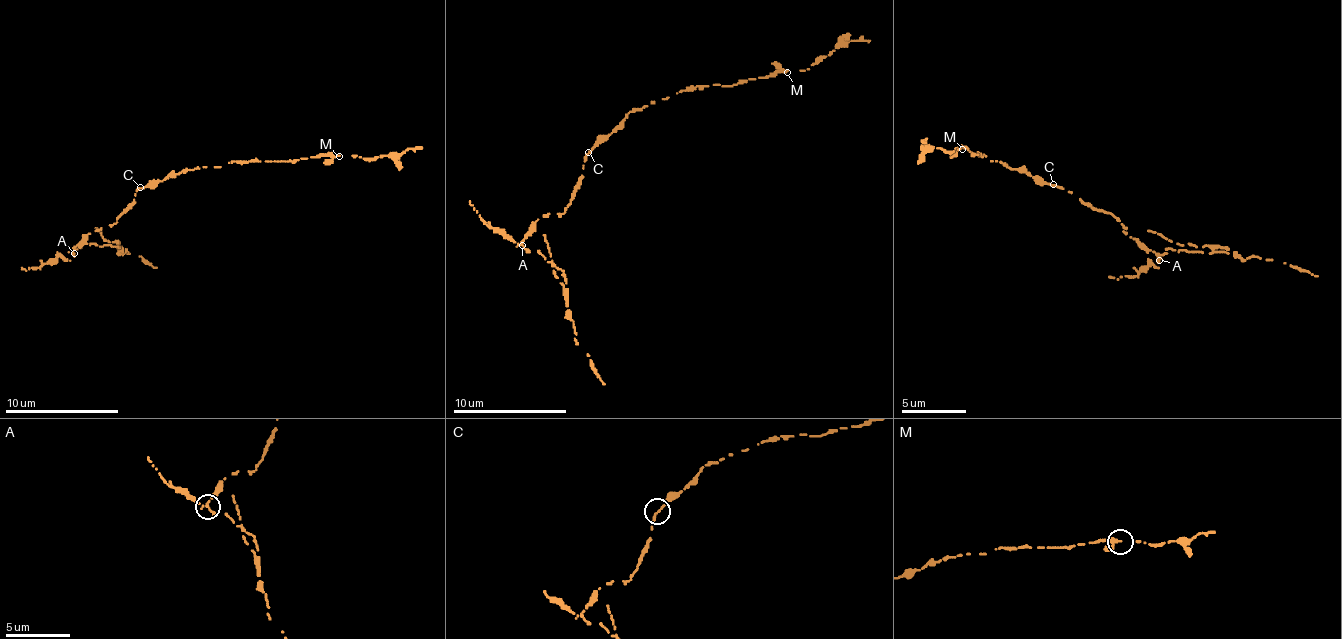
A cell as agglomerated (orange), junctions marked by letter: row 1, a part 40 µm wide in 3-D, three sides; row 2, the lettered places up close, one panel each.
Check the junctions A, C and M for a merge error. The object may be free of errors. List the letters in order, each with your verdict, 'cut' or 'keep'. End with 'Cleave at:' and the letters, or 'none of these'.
A: cut
C: keep
M: keep
Cleave at: A

